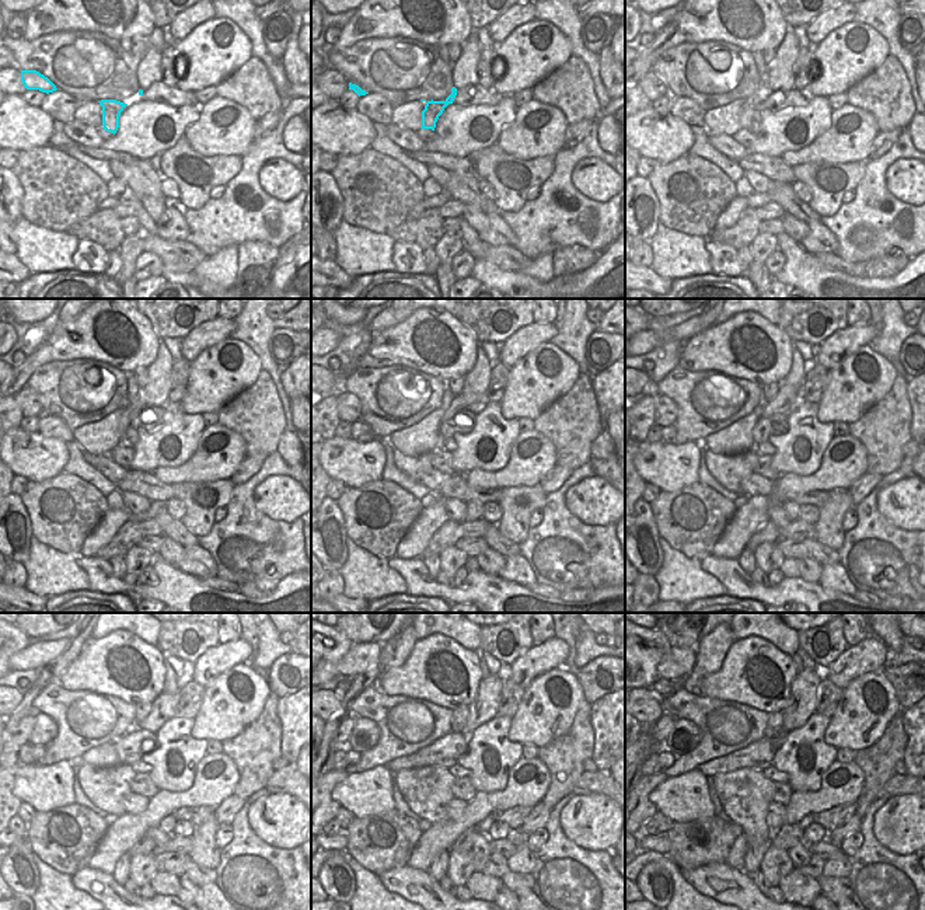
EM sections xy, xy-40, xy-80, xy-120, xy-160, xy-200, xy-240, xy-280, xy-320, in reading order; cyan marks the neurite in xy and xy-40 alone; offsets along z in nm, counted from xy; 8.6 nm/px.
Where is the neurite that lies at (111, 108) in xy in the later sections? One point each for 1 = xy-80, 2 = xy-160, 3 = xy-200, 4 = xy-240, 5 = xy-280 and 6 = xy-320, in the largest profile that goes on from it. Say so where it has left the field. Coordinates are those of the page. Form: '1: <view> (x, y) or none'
1: xy-80 (746, 117)
2: xy-160 (458, 403)
3: xy-200 (788, 397)
4: xy-240 (164, 707)
5: xy-280 (484, 707)
6: xy-320 (803, 700)

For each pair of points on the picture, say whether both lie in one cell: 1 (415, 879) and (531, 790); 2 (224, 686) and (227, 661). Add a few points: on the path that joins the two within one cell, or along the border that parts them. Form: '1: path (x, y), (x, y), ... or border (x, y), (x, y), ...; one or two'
1: border (407, 863), (428, 872); two
2: border (243, 663), (236, 663), (222, 672), (205, 689); two

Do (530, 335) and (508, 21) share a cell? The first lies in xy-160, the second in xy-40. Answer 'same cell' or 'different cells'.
same cell

